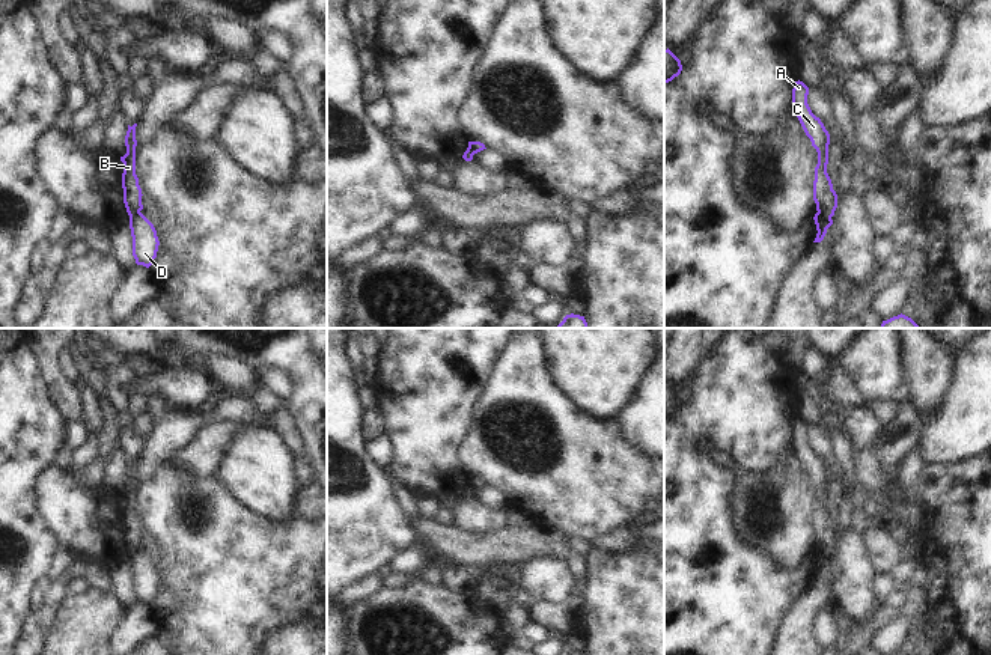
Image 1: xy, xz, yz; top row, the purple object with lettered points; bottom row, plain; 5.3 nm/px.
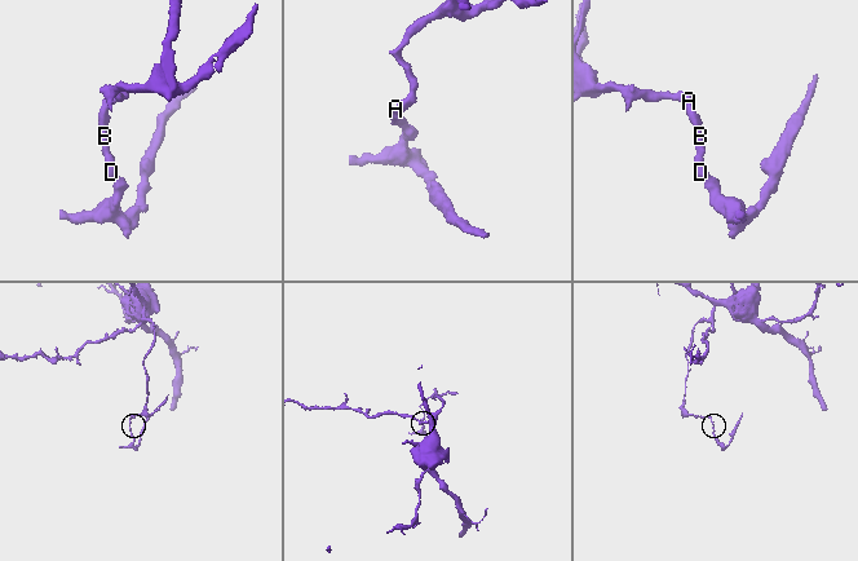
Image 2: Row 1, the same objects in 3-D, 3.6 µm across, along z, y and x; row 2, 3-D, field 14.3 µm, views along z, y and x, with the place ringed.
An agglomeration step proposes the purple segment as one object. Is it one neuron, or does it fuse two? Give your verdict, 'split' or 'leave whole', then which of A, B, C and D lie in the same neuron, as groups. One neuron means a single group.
split | A B C / D

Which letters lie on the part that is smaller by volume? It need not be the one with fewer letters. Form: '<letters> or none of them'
D

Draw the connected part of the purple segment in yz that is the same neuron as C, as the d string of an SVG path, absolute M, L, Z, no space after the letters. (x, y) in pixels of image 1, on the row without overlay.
M795 419L792 426L792 449L798 455L806 473L818 489L815 504L813 538L816 548L833 554L837 545L837 532L833 527L831 516L827 510L830 471L819 455L816 455L807 441L809 425L803 419Z

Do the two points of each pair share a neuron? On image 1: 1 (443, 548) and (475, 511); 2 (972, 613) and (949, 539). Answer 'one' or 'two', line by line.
1: two
2: one

